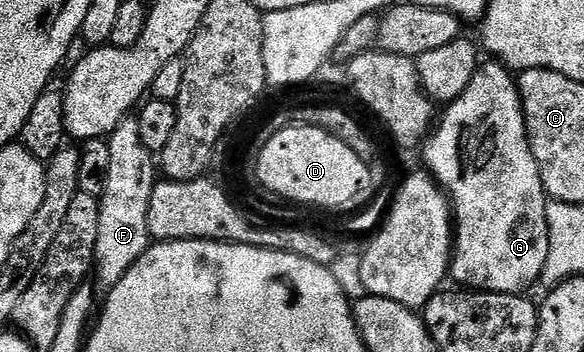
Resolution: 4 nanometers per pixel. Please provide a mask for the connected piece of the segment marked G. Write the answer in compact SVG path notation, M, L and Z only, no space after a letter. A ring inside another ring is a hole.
M486 62L479 66L476 77L472 77L472 85L468 85L468 89L464 89L464 93L460 93L460 97L456 97L453 103L443 110L446 111L443 115L441 112L436 126L431 130L424 143L424 152L426 151L424 167L433 176L437 185L449 196L450 205L453 208L453 255L450 258L449 278L451 280L454 278L458 282L455 284L466 289L488 291L495 295L520 295L529 292L529 287L541 280L544 273L544 261L548 259L548 217L546 216L548 196L542 184L538 162L532 153L530 138L526 132L522 94L518 92L515 76L505 63Z

